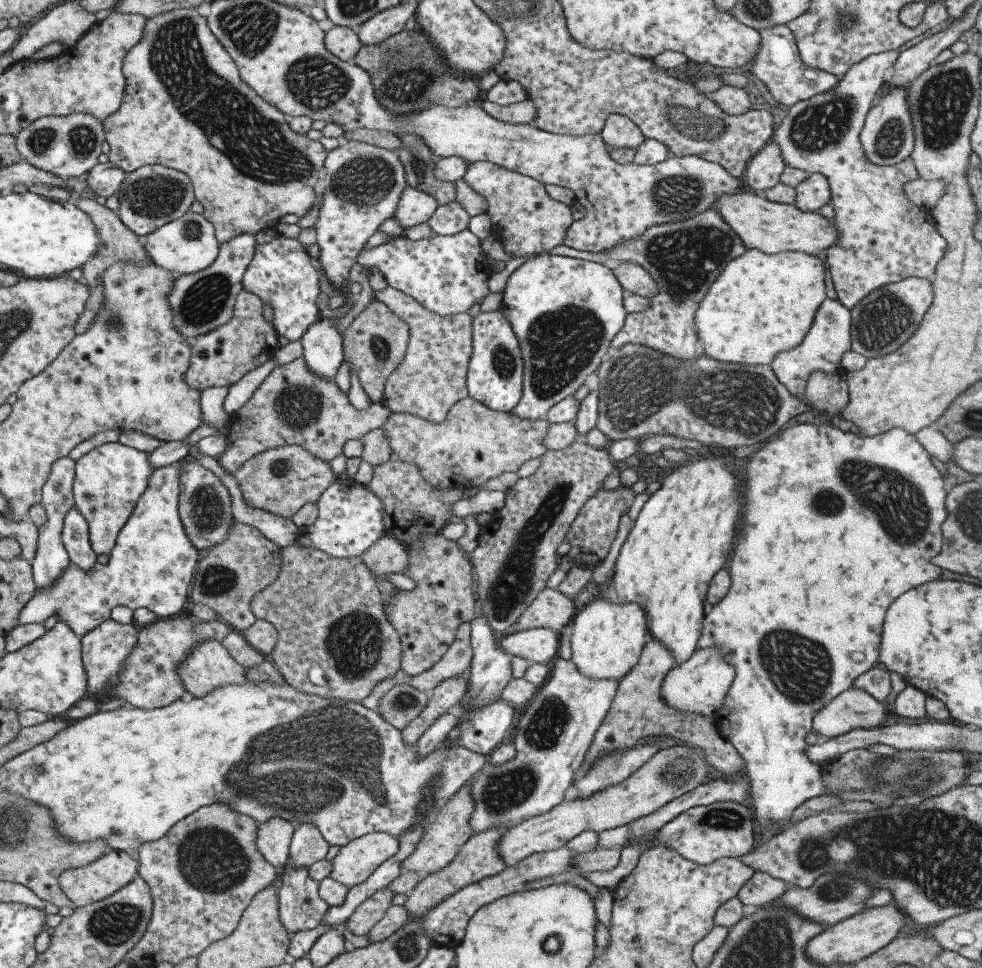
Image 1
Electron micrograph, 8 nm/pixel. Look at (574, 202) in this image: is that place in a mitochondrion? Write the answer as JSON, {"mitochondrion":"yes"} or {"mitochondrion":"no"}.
{"mitochondrion":"no"}

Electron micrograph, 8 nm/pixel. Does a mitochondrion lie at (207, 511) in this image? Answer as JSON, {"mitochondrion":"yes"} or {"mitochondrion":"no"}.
{"mitochondrion":"yes"}

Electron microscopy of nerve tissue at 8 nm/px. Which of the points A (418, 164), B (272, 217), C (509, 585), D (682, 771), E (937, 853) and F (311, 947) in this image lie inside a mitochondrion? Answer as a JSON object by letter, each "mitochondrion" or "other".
{"A":"mitochondrion","B":"other","C":"mitochondrion","D":"mitochondrion","E":"mitochondrion","F":"other"}

